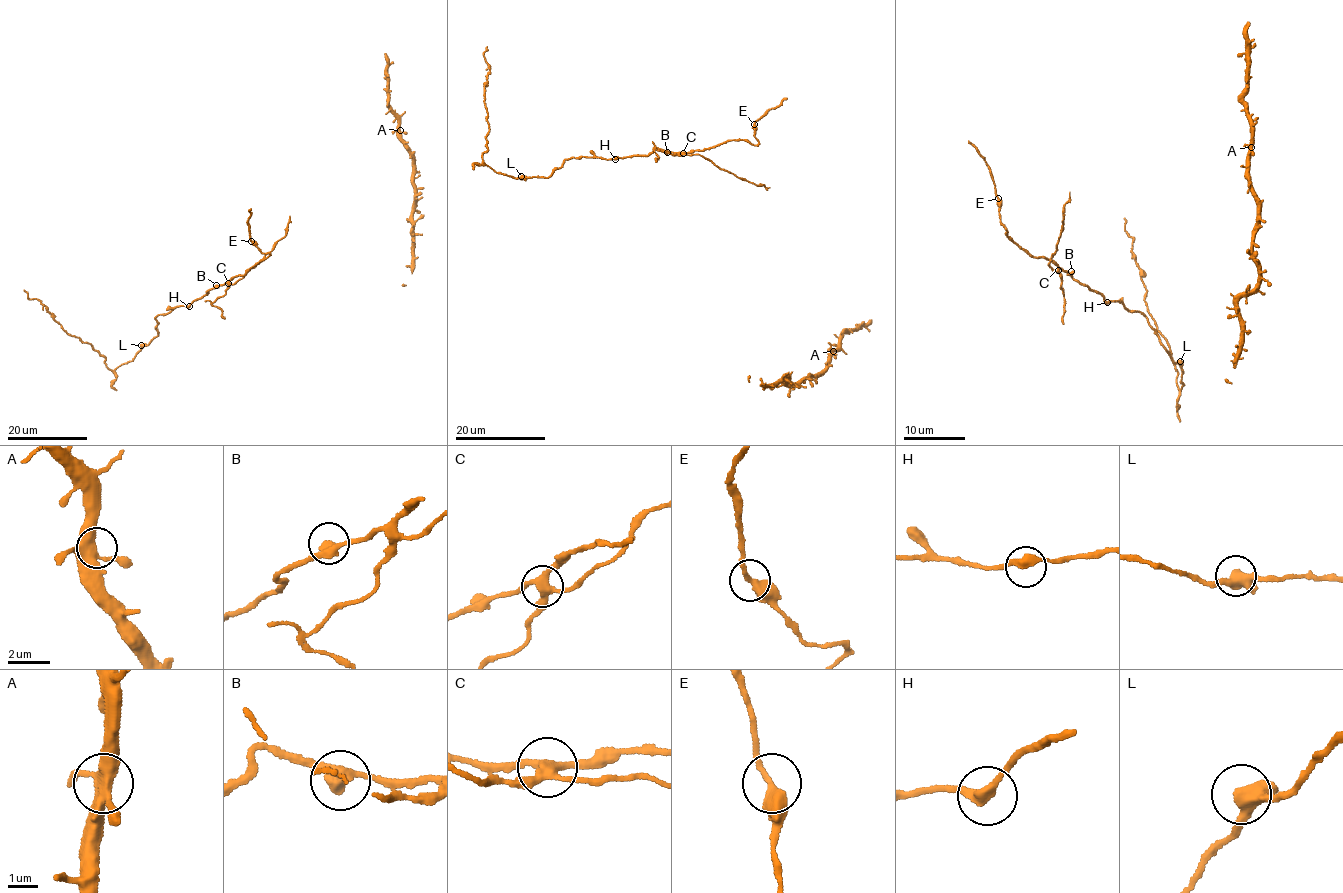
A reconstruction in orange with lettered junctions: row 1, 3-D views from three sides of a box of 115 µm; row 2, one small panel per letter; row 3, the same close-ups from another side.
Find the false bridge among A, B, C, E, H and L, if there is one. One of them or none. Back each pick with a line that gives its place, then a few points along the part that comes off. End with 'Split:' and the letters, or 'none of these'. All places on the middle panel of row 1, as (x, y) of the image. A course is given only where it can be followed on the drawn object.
C: place (683, 153); course (683, 153), (699, 154), (738, 177), (770, 187)
Split: C

